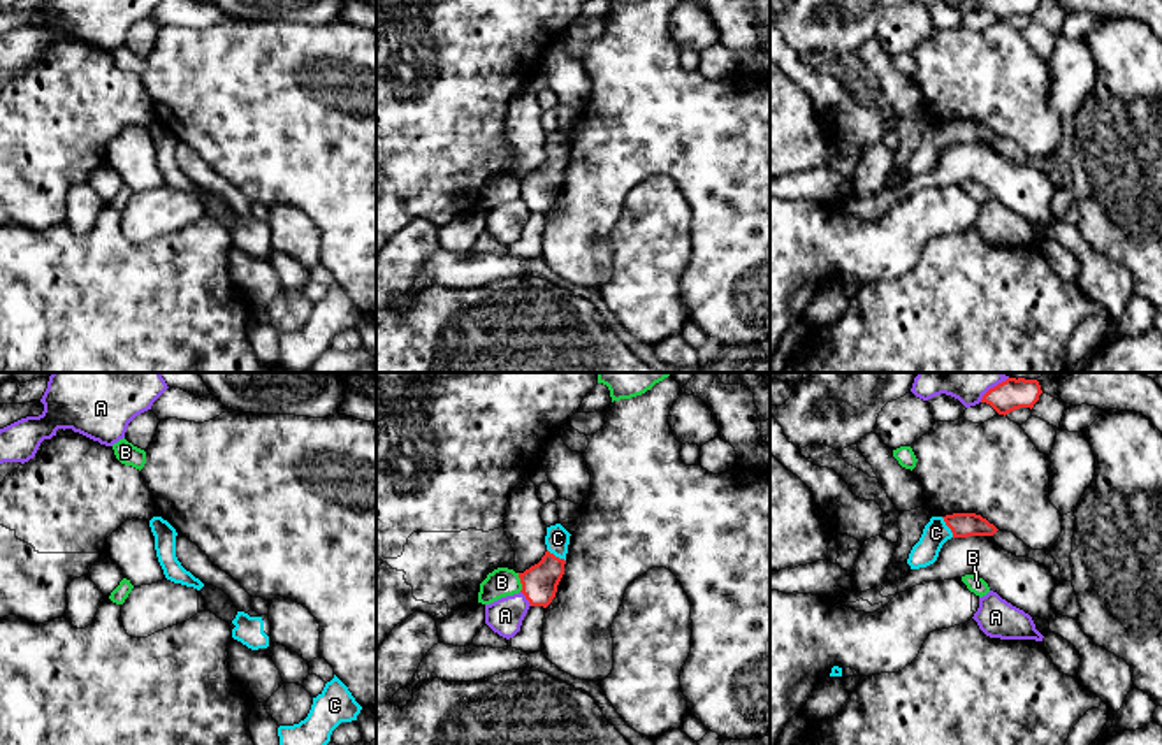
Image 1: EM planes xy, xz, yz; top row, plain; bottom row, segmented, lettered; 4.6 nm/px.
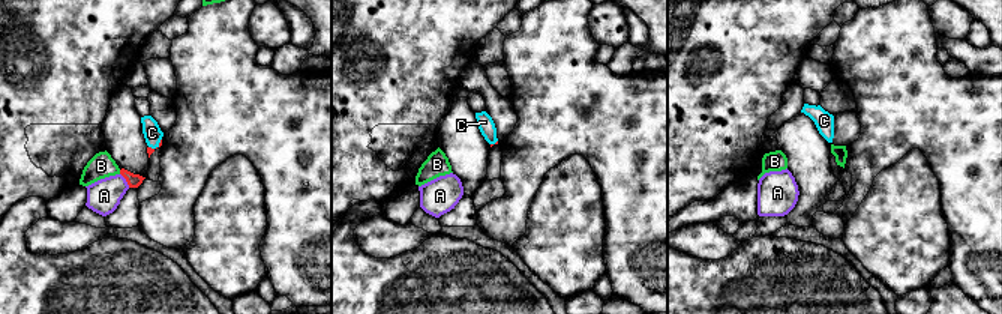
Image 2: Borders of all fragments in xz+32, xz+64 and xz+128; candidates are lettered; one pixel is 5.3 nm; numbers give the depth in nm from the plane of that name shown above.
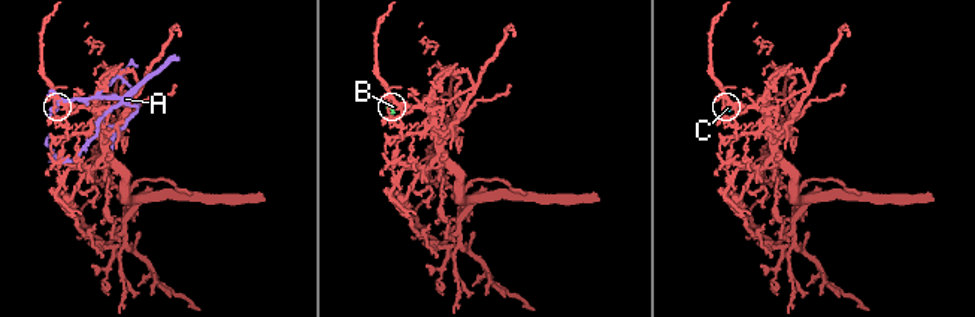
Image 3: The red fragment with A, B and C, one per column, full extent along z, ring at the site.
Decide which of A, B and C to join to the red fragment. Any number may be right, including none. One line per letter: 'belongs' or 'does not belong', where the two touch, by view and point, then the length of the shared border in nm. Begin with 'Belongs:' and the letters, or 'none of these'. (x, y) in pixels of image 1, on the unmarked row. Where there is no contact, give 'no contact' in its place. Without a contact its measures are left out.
Belongs: C
A: does not belong | xz (526, 204) | 90 nm
B: does not belong | xz (521, 188) | 90 nm
C: belongs | yz (948, 132) | 110 nm

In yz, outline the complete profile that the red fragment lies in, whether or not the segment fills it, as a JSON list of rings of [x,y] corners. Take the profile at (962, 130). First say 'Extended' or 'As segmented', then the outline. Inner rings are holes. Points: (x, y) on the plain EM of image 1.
Extended. [[[953,119],[932,123],[919,148],[912,153],[907,170],[919,176],[933,170],[942,151],[951,144],[993,142],[999,135],[976,119]]]

